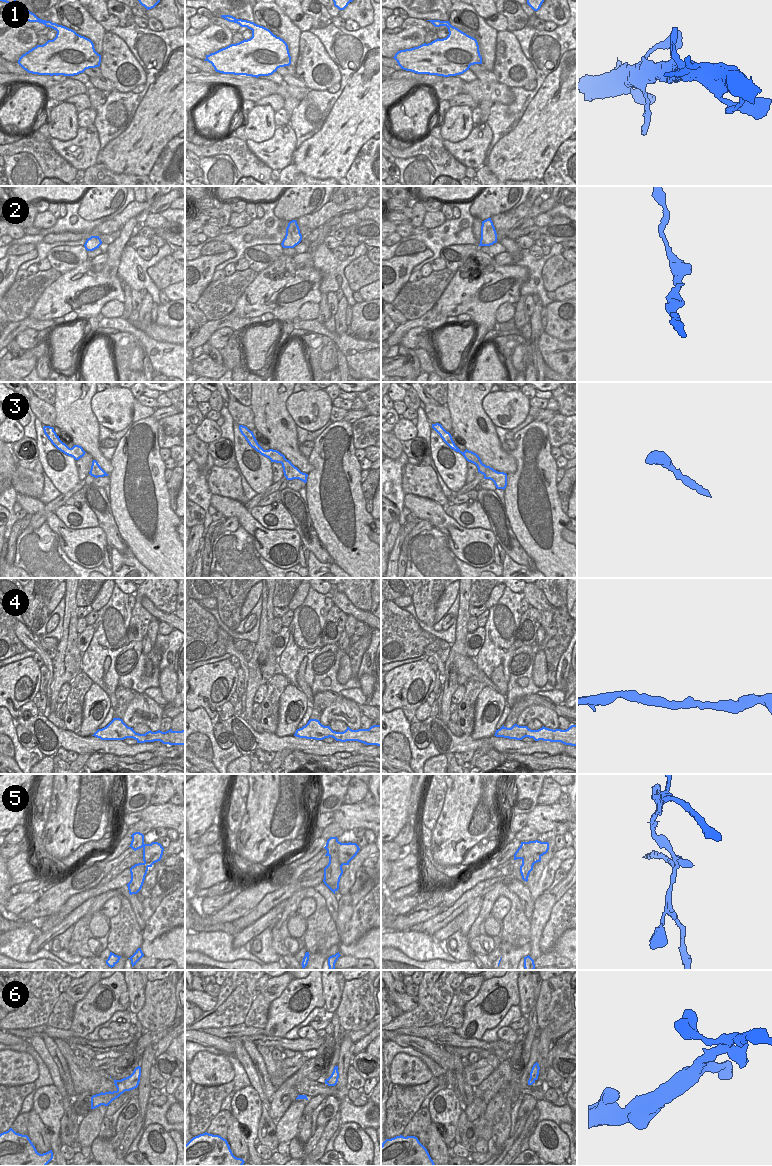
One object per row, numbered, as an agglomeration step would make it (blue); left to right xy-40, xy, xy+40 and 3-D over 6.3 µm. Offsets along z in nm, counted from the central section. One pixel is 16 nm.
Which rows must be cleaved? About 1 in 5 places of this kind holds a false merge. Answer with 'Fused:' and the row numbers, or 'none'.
Fused: 5

